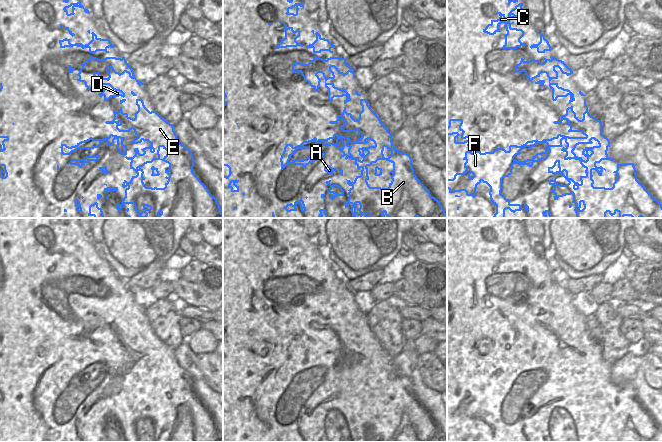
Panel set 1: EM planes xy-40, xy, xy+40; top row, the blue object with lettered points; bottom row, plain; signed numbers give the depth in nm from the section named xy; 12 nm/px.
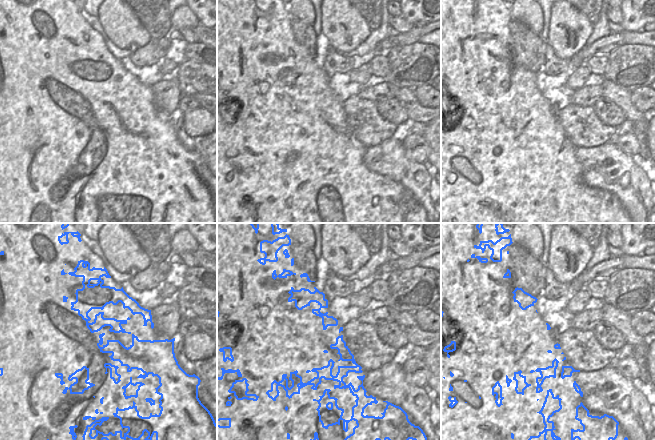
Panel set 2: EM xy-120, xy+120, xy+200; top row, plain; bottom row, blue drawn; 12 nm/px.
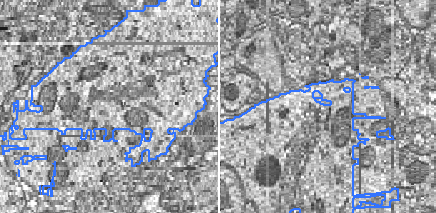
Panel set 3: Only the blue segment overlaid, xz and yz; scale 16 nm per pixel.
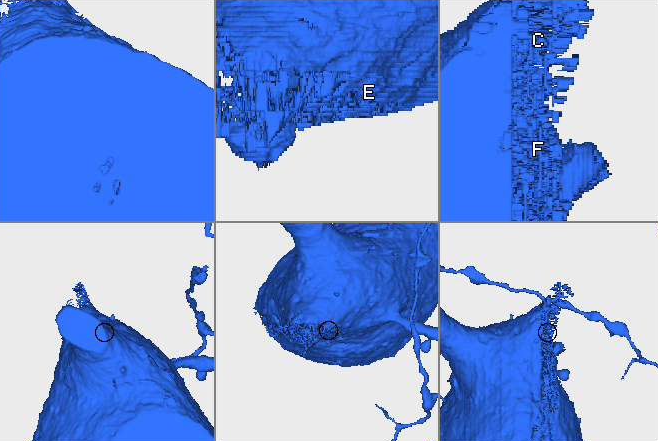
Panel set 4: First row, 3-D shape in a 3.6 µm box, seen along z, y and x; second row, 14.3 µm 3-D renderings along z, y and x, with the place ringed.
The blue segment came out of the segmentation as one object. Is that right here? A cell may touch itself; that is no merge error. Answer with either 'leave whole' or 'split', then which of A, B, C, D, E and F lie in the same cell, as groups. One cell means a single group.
leave whole; groups A B C D E F

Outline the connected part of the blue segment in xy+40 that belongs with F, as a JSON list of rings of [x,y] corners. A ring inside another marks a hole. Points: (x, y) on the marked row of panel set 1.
[[[584,99],[584,105],[586,106],[586,111],[583,113],[583,119],[582,119],[582,120],[579,120],[579,119],[578,119],[578,117],[576,116],[576,113],[573,111],[573,106],[571,106],[571,107],[568,107],[568,108],[566,109],[566,114],[565,114],[565,115],[561,115],[561,120],[560,120],[560,121],[554,121],[554,122],[553,122],[554,124],[561,124],[563,120],[567,120],[568,123],[567,123],[566,125],[569,125],[569,126],[570,126],[570,129],[568,130],[568,132],[581,132],[581,133],[584,135],[583,137],[569,137],[569,136],[565,136],[565,135],[558,134],[556,137],[553,137],[553,138],[551,138],[551,139],[543,139],[542,141],[538,141],[537,139],[536,139],[536,140],[532,140],[532,141],[527,141],[525,144],[523,144],[523,145],[521,145],[521,146],[510,145],[508,151],[506,151],[506,150],[503,149],[503,148],[497,148],[497,149],[495,149],[493,152],[485,152],[485,153],[482,153],[481,151],[477,151],[477,150],[475,150],[474,152],[472,152],[471,150],[466,151],[466,152],[465,152],[465,157],[463,158],[463,160],[466,161],[466,162],[464,163],[464,168],[465,168],[466,170],[465,170],[463,173],[456,173],[456,174],[454,175],[454,178],[453,178],[453,179],[447,179],[447,189],[449,190],[449,193],[455,193],[455,192],[465,191],[467,196],[472,196],[473,198],[475,198],[475,197],[476,197],[476,188],[477,188],[477,185],[480,184],[481,182],[486,183],[486,184],[490,187],[489,195],[490,195],[490,199],[491,199],[491,201],[492,201],[492,204],[495,204],[495,205],[496,205],[496,213],[494,214],[494,216],[493,216],[492,218],[505,218],[505,210],[506,210],[506,209],[509,209],[509,210],[510,210],[511,212],[513,212],[513,213],[515,213],[516,211],[521,211],[521,210],[522,210],[520,204],[511,204],[511,203],[510,203],[510,200],[507,200],[506,197],[505,197],[505,195],[502,195],[502,194],[501,194],[501,191],[502,191],[502,189],[503,189],[503,186],[502,186],[502,179],[503,179],[504,177],[509,177],[509,176],[512,174],[512,170],[513,170],[513,168],[514,168],[513,165],[514,165],[514,164],[518,164],[518,165],[527,165],[527,166],[529,166],[529,167],[532,167],[534,162],[538,162],[538,161],[540,161],[540,160],[544,160],[544,161],[545,161],[545,160],[549,157],[549,154],[550,154],[550,152],[551,152],[551,149],[550,149],[551,147],[561,147],[561,148],[562,148],[561,151],[563,151],[563,152],[566,153],[566,155],[564,156],[564,160],[568,160],[568,159],[569,159],[569,160],[571,160],[571,159],[579,160],[579,161],[580,161],[580,164],[582,165],[582,167],[584,167],[584,168],[586,169],[586,170],[585,170],[586,175],[585,175],[585,176],[580,176],[580,181],[581,181],[581,183],[579,184],[578,182],[575,182],[572,178],[569,178],[569,177],[568,177],[568,171],[567,171],[566,169],[563,169],[563,170],[561,169],[561,167],[560,167],[560,160],[556,160],[556,161],[554,162],[554,165],[553,165],[552,167],[548,167],[548,173],[552,173],[552,174],[554,174],[554,175],[556,175],[557,173],[559,173],[559,174],[561,174],[561,175],[562,175],[562,176],[569,182],[569,183],[566,184],[566,185],[557,184],[557,183],[556,183],[556,179],[557,179],[557,178],[555,178],[554,180],[550,180],[550,181],[549,181],[549,185],[553,185],[553,186],[554,186],[554,189],[551,190],[551,192],[555,194],[555,196],[554,196],[554,200],[558,200],[559,197],[563,197],[563,196],[566,196],[566,195],[571,195],[571,194],[573,195],[573,201],[572,201],[572,203],[575,203],[575,204],[576,204],[576,207],[575,207],[575,209],[574,209],[574,211],[575,211],[575,213],[576,213],[576,218],[606,218],[606,213],[607,213],[607,212],[608,212],[611,216],[615,215],[615,214],[618,212],[618,213],[619,213],[619,217],[618,217],[618,218],[624,218],[625,216],[631,216],[632,218],[662,218],[662,204],[661,204],[657,199],[653,198],[652,195],[645,189],[645,187],[644,187],[644,186],[637,180],[636,168],[635,168],[635,166],[634,166],[633,163],[626,163],[626,164],[618,164],[618,163],[617,163],[617,170],[613,172],[613,173],[616,173],[617,176],[616,176],[615,182],[613,183],[613,187],[612,187],[612,188],[594,187],[594,186],[593,186],[593,184],[594,184],[594,180],[592,179],[592,177],[593,177],[593,175],[592,175],[592,171],[593,171],[593,170],[597,171],[599,176],[602,176],[602,171],[603,171],[603,170],[606,171],[605,168],[603,168],[602,166],[597,167],[596,164],[597,164],[597,163],[600,163],[602,160],[610,160],[610,161],[614,161],[614,160],[613,160],[612,158],[610,159],[610,158],[608,157],[607,151],[608,151],[608,148],[610,147],[610,140],[602,134],[602,123],[601,123],[601,121],[598,120],[597,118],[595,118],[595,117],[593,117],[593,116],[590,115],[590,113],[588,112],[588,107],[587,107],[587,105],[586,105],[586,99]],[[592,139],[594,139],[595,141],[597,141],[599,145],[598,145],[598,146],[593,146],[593,147],[585,147],[585,148],[583,149],[583,151],[582,151],[582,155],[584,155],[584,156],[587,158],[587,160],[585,161],[585,160],[582,159],[582,157],[578,157],[573,151],[575,150],[576,146],[579,145],[579,144],[592,144],[592,143],[593,143],[593,142],[591,141]],[[538,143],[546,143],[546,144],[547,144],[547,146],[544,148],[544,149],[545,149],[544,152],[537,153],[535,156],[533,156],[532,159],[527,159],[527,160],[525,160],[525,161],[519,161],[519,160],[515,160],[515,159],[514,159],[514,157],[515,157],[516,155],[520,155],[520,154],[521,154],[520,151],[521,151],[522,149],[525,149],[526,147],[528,147],[529,149],[531,149],[532,147],[534,147],[534,146],[535,146],[536,144],[538,144]]]

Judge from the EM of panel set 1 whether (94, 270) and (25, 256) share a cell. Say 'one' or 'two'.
one

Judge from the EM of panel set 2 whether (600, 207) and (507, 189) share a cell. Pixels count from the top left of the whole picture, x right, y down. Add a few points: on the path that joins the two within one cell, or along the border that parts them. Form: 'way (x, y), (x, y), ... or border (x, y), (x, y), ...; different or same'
way (577, 207), (565, 207), (555, 197), (530, 197); same

